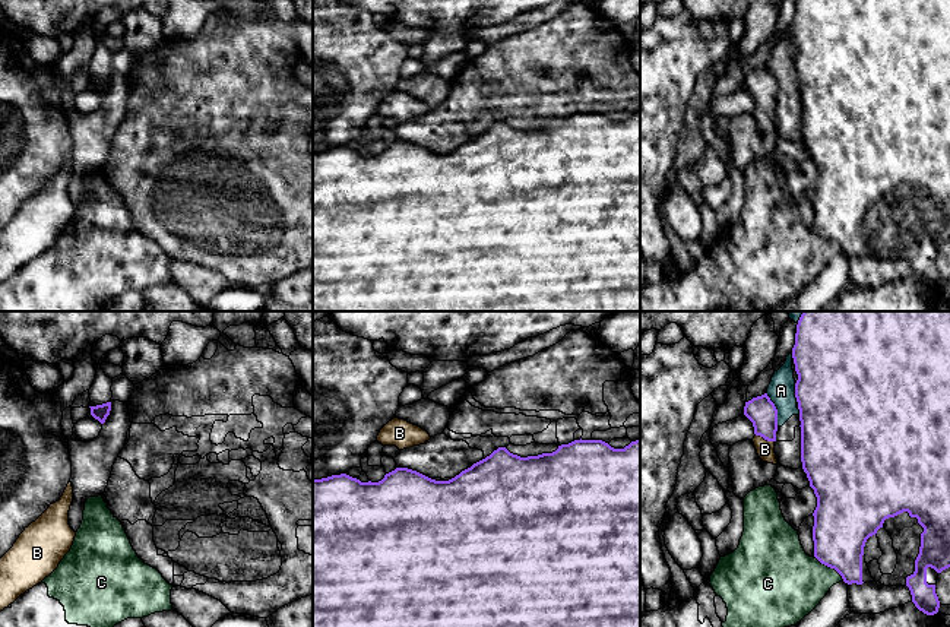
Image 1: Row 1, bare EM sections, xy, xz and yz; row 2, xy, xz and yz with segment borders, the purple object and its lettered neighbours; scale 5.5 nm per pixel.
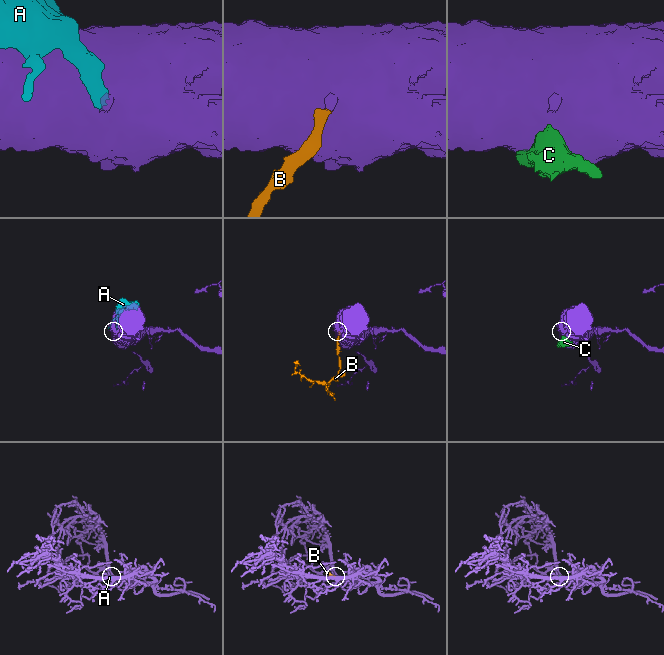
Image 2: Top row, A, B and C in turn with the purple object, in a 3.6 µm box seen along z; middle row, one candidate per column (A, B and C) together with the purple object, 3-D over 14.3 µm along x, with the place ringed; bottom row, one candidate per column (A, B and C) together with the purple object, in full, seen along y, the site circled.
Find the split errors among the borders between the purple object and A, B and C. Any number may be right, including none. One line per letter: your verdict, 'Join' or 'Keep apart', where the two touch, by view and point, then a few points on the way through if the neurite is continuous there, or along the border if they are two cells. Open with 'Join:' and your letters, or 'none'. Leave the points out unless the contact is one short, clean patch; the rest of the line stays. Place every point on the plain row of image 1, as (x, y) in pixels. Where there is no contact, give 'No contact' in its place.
Join: B
A: Keep apart. Touches purple at yz (776, 82)
B: Join. Touches purple at yz (765, 111). Path across: yz (760, 84), (765, 89), (765, 111), (765, 122)
C: Keep apart. Touches purple at yz (830, 240)

